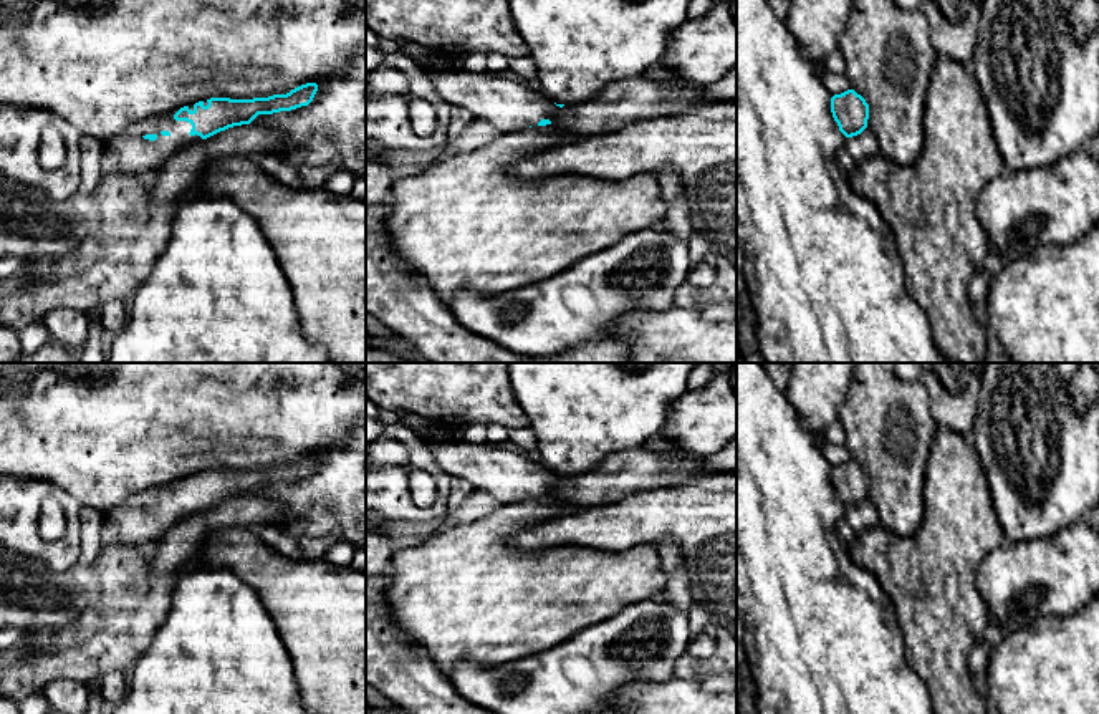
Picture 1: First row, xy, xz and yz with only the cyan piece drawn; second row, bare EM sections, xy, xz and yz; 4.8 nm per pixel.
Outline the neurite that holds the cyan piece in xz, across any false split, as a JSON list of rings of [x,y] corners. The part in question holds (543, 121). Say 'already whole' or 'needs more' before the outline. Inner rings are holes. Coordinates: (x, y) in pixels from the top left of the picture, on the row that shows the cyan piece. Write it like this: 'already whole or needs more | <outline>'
needs more | [[[442,71],[432,73],[439,96],[450,106],[460,106],[473,118],[485,119],[500,133],[551,124],[564,106],[541,91],[490,73]]]

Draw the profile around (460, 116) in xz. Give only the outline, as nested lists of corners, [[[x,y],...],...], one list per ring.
[[[452,106],[450,133],[455,136],[473,119],[472,113],[460,106]]]

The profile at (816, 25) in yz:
[[[791,0],[786,27],[816,73],[826,73],[826,58],[839,50],[839,38],[849,27],[854,0]]]

